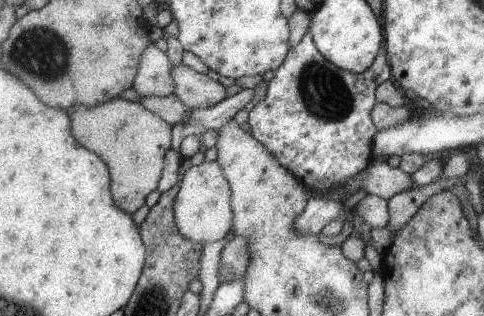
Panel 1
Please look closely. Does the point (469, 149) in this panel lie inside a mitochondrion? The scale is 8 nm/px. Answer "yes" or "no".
no

